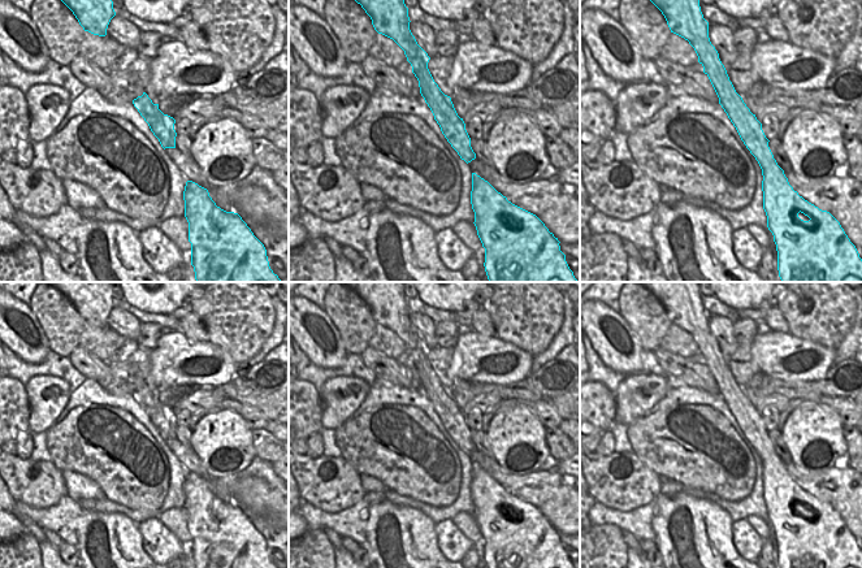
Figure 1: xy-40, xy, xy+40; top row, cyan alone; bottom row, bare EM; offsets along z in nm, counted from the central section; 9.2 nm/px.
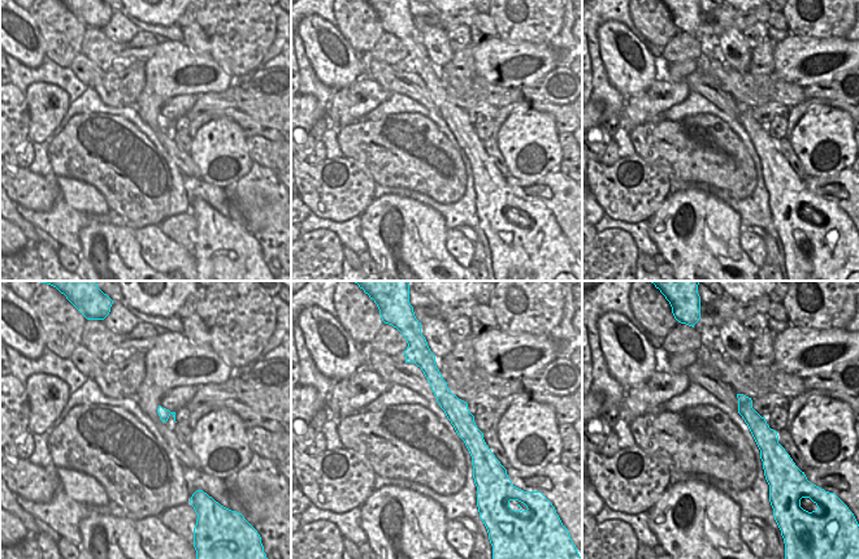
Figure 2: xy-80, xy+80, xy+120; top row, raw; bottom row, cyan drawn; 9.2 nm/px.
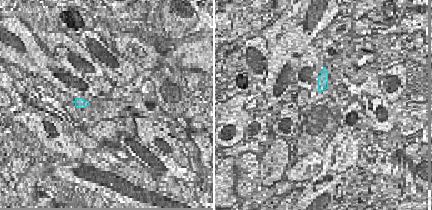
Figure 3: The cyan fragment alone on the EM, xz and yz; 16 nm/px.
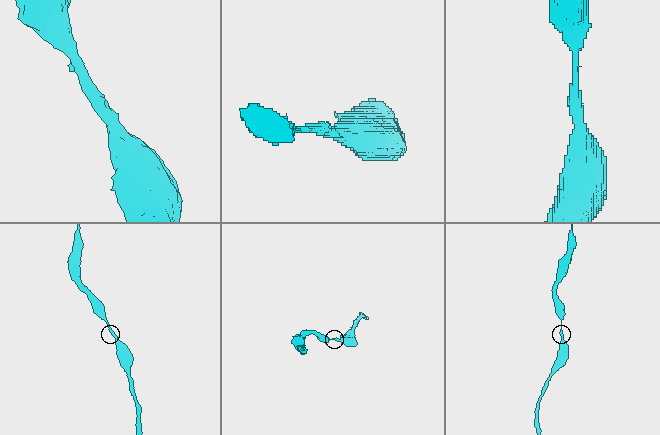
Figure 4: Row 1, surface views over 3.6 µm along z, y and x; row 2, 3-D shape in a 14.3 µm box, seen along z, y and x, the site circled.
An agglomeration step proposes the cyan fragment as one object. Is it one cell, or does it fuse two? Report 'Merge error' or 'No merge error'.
No merge error.

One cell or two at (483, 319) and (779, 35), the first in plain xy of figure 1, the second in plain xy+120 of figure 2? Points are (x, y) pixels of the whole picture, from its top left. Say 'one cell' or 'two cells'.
two cells

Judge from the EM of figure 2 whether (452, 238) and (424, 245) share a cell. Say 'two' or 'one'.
two

